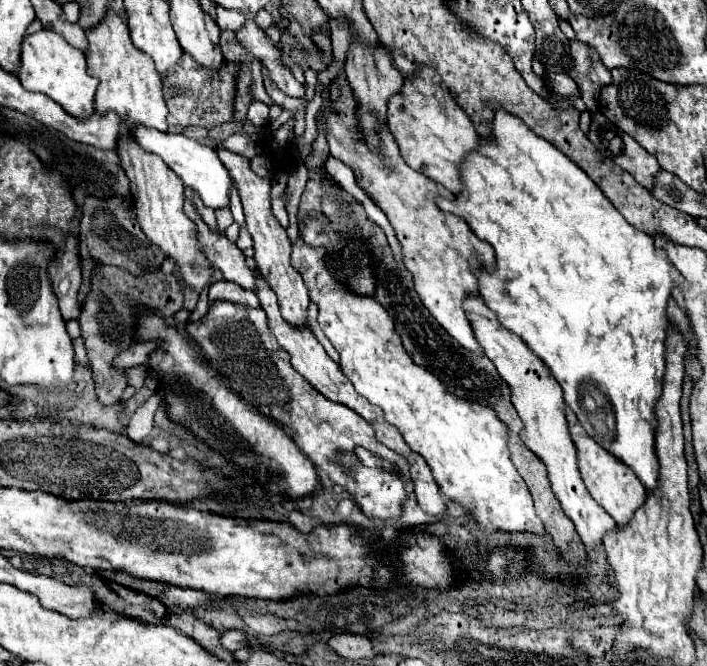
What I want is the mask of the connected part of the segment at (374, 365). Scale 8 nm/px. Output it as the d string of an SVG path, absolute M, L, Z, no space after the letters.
M302 236L296 242L292 242L292 266L302 276L310 292L310 300L318 304L320 328L324 330L332 346L338 350L340 370L354 384L356 392L368 398L370 404L376 404L382 408L384 418L400 430L400 434L404 436L404 442L426 460L442 494L454 502L460 502L464 508L468 508L484 532L506 530L506 532L546 534L542 520L534 512L528 486L524 484L522 476L518 474L518 470L514 468L510 460L510 452L506 448L506 436L508 436L506 426L498 420L498 416L494 416L490 408L480 406L474 400L458 398L456 394L448 392L448 388L436 376L432 376L432 372L414 364L412 356L404 350L402 340L398 332L394 330L394 322L390 320L388 312L372 296L358 296L346 290L338 282L338 278L330 274L330 268L324 262L324 256L326 256L324 248L308 246L302 240Z

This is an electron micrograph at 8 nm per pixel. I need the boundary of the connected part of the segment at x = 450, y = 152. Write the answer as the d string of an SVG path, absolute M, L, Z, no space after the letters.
M418 64L414 76L406 78L400 92L396 92L388 100L386 116L388 116L388 128L394 134L408 166L426 174L428 178L442 184L450 192L458 194L462 190L458 164L468 152L476 150L478 134L470 124L468 116L462 114L462 108L458 108L458 104L454 102L450 90L434 72L434 68Z

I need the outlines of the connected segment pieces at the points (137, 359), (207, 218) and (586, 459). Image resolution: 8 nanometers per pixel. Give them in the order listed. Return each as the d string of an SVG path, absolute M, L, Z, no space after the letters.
M146 340L146 342L136 342L132 348L128 348L126 352L118 354L116 360L114 360L114 366L118 368L132 368L132 366L140 366L140 364L146 364L148 362L148 356L150 352L154 352L160 344L154 342L154 340Z
M195 192L195 195L194 195L194 202L195 202L195 206L198 213L200 214L200 216L202 216L202 218L204 218L204 222L206 222L206 224L208 224L208 226L210 226L212 230L219 232L217 228L215 210L212 208L206 207L201 201L197 192Z
M566 408L566 420L568 420L568 430L572 436L572 442L578 452L578 468L580 468L580 474L582 474L582 480L584 480L588 492L618 524L626 524L630 520L630 516L634 514L634 510L644 504L646 488L624 462L620 462L616 456L612 456L608 450L604 450L600 444L596 444L586 434L586 430L582 428L582 424L574 416L574 412L568 408Z

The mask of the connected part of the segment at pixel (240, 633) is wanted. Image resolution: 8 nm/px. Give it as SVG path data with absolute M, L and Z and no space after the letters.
M228 630L222 636L222 646L228 650L238 650L238 648L246 648L248 646L248 632L246 630Z

